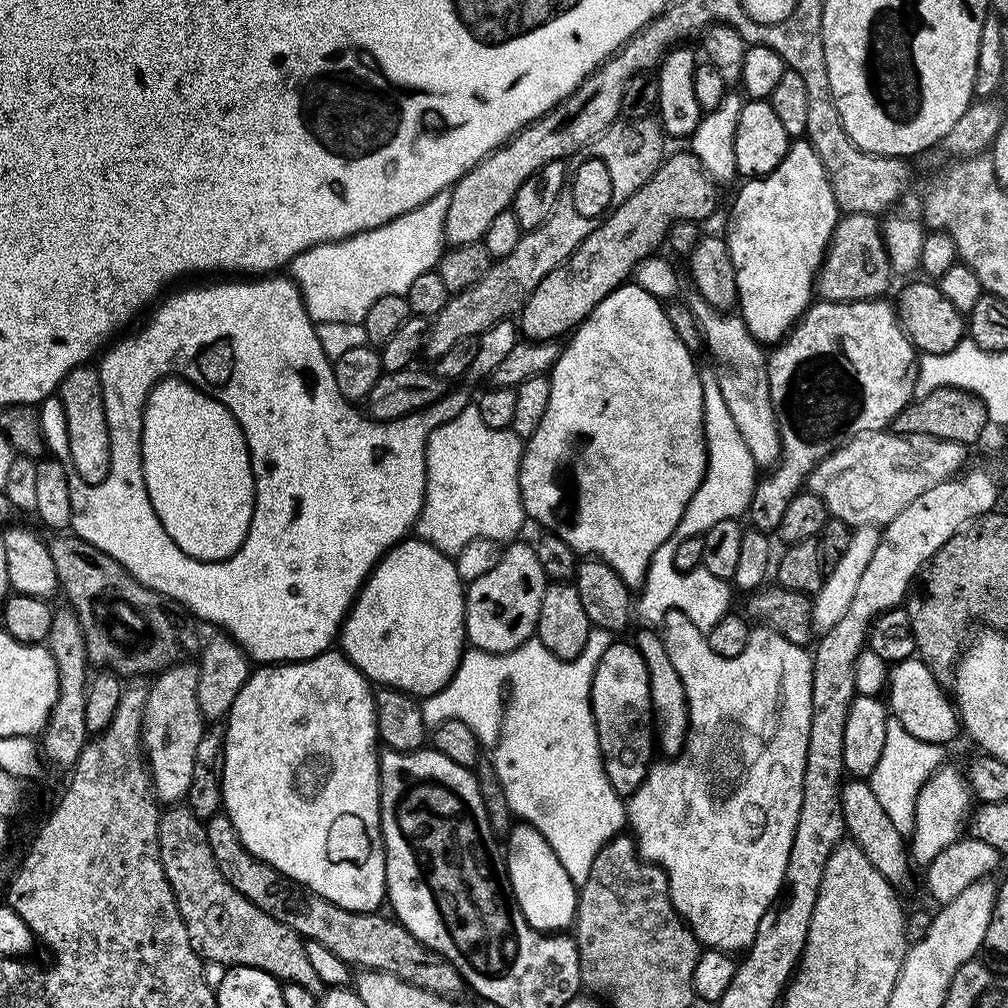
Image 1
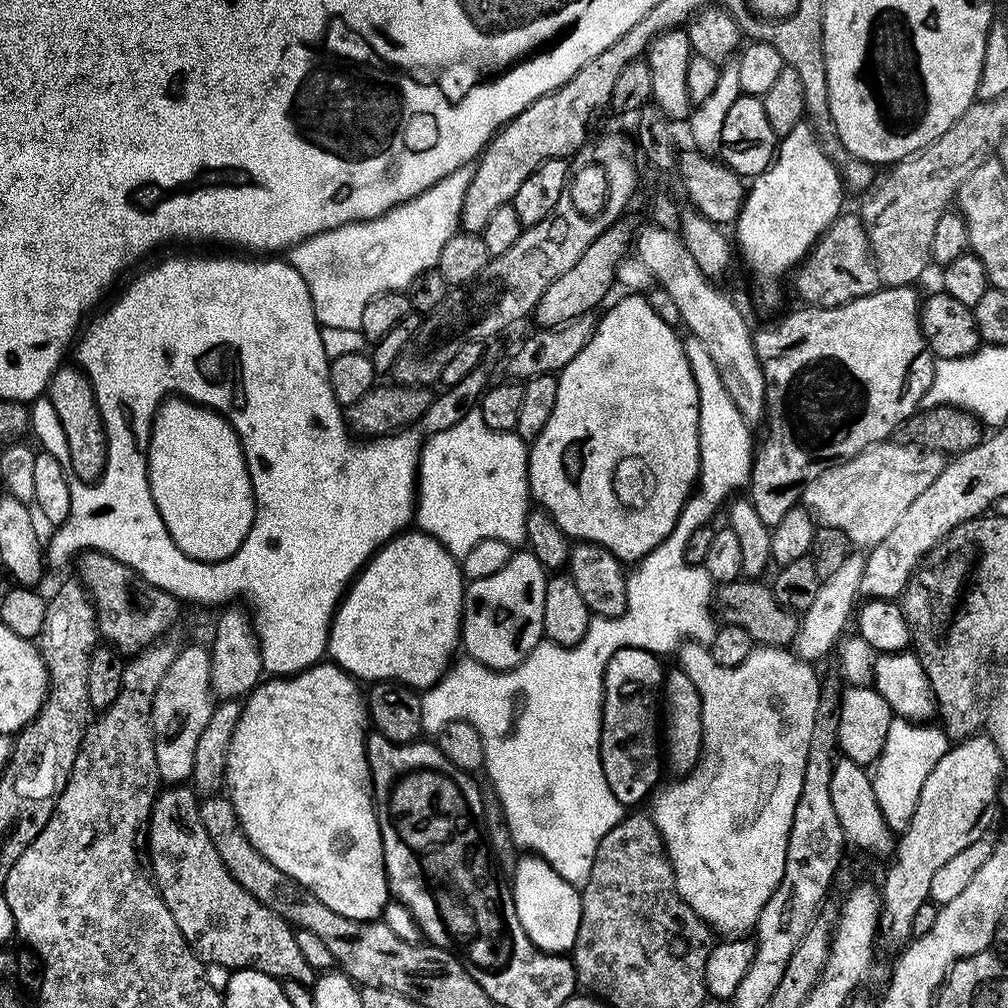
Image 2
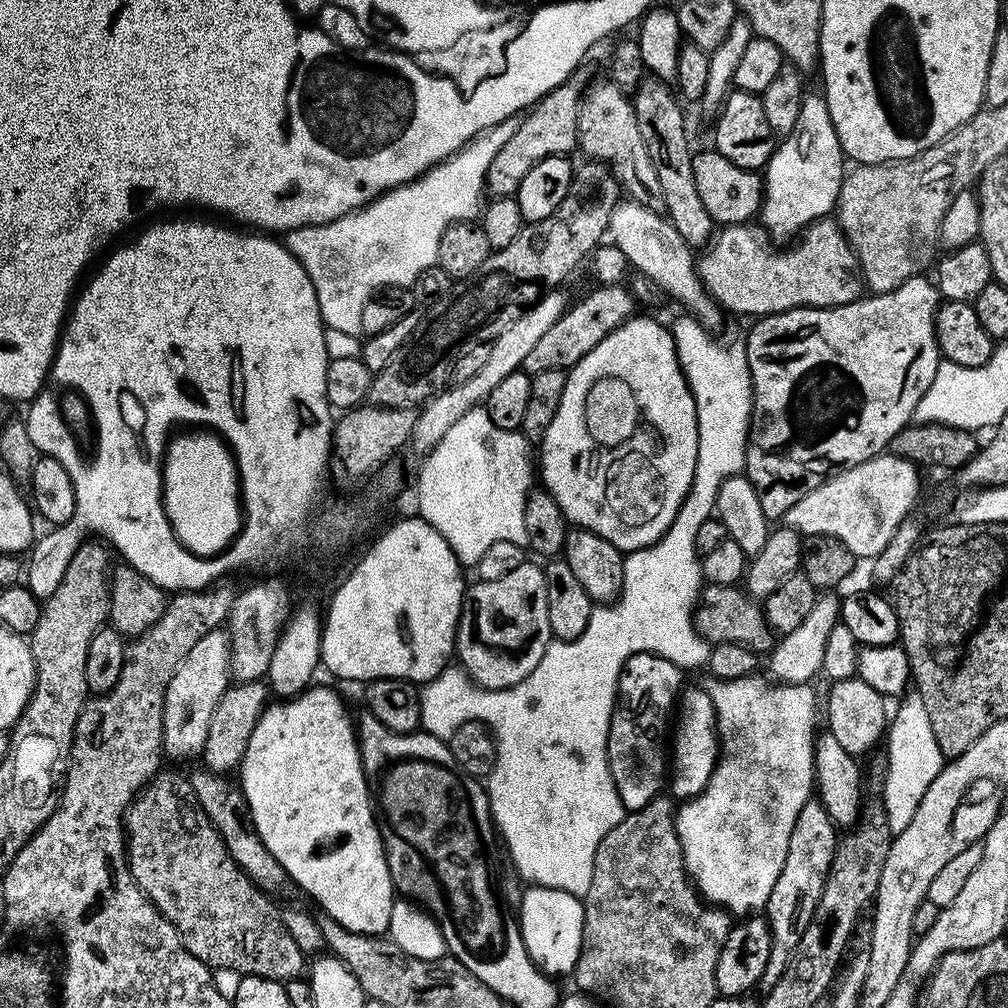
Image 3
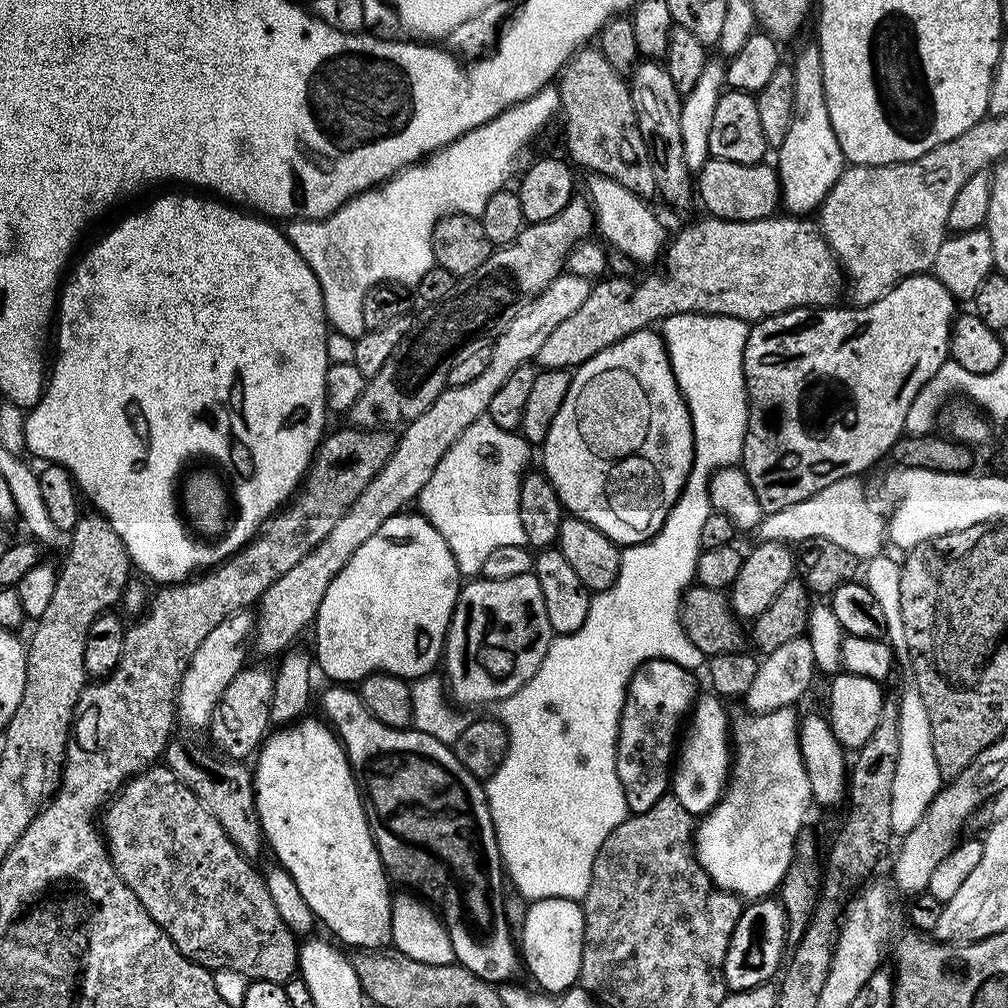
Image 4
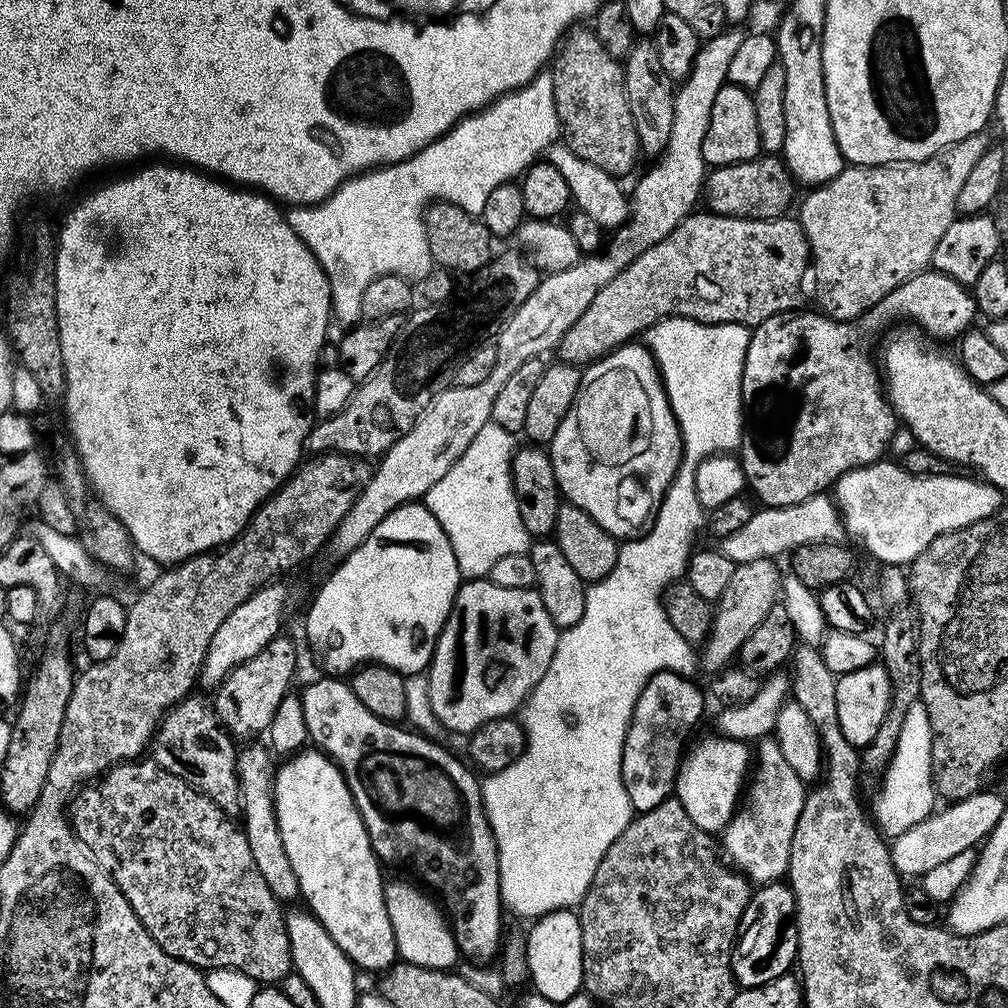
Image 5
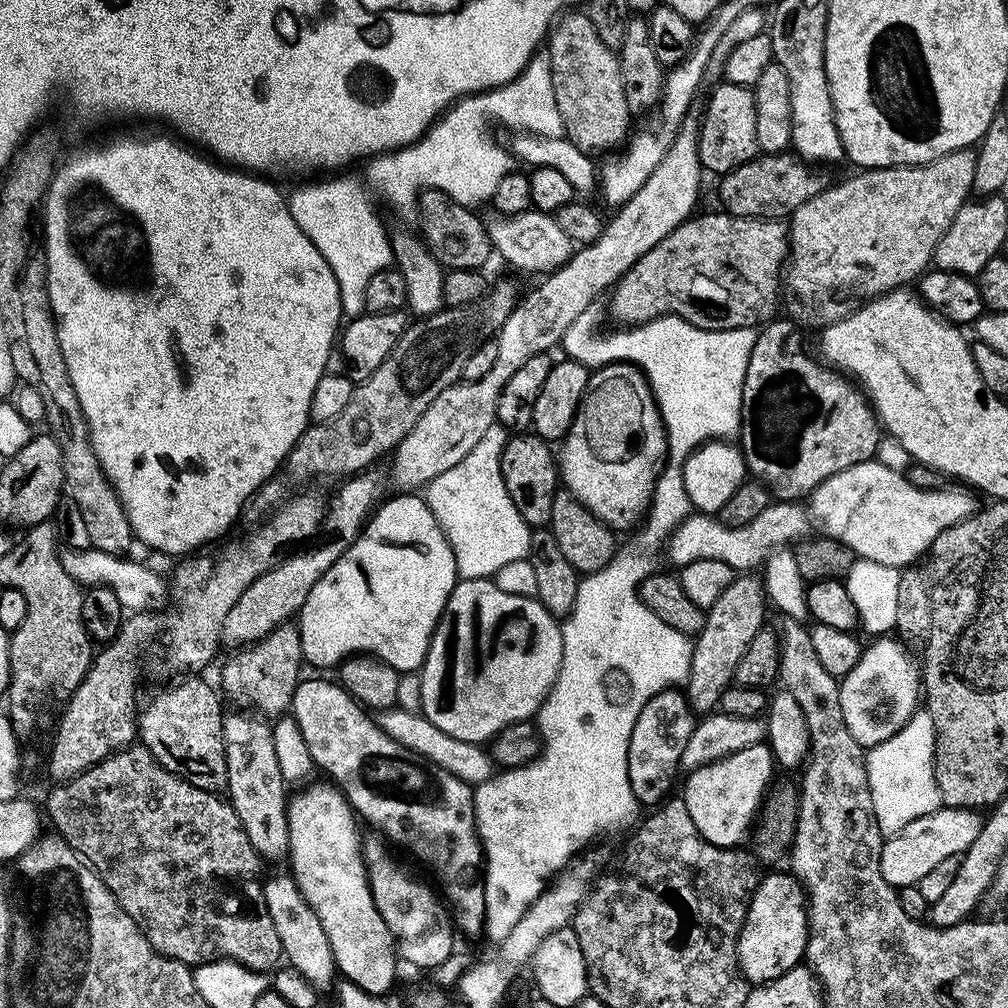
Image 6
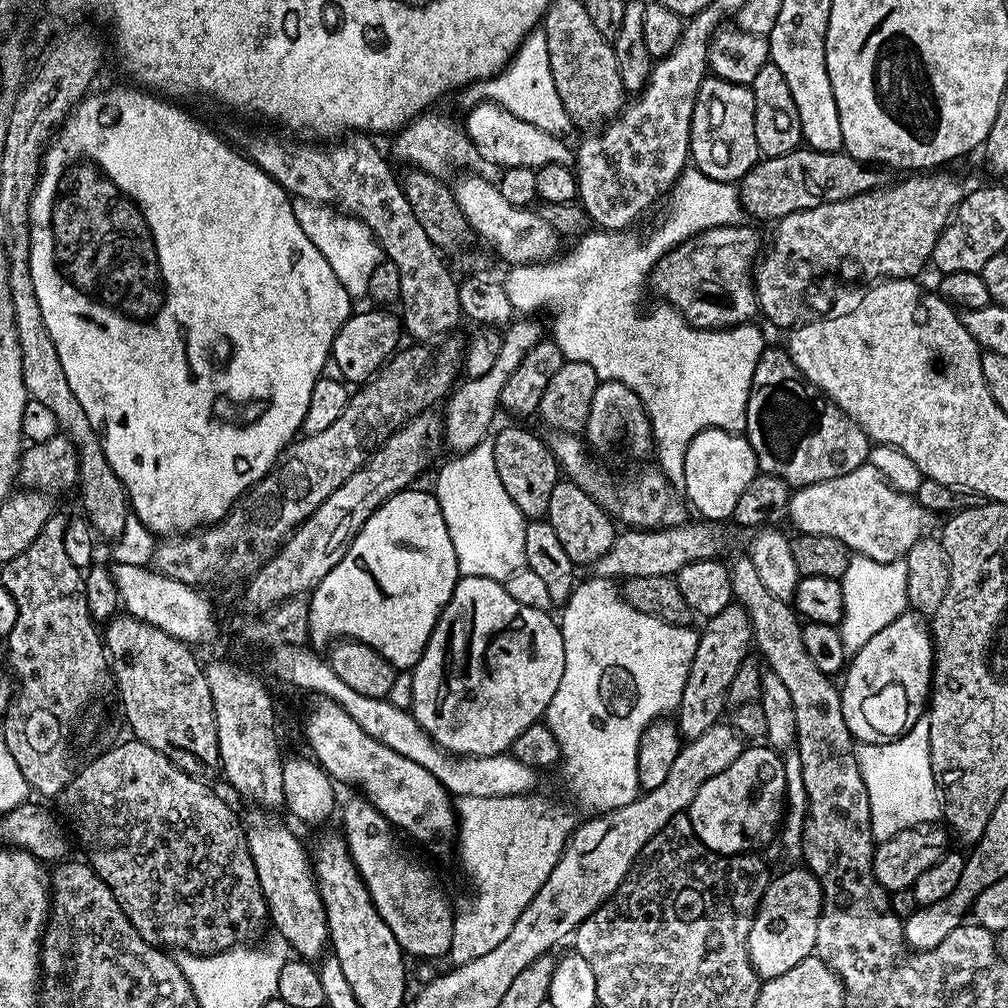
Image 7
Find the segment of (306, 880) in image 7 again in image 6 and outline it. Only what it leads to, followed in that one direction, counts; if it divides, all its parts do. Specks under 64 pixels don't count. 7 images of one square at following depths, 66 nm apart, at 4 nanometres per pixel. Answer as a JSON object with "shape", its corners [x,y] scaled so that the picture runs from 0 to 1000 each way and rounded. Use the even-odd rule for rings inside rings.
{"shape":[[[286,867],[270,870],[267,868],[262,874],[262,886],[268,911],[272,911],[272,923],[276,923],[276,931],[282,939],[285,955],[297,962],[315,982],[322,982],[321,980],[325,979],[328,981],[334,971],[335,961],[327,938],[327,931],[323,931],[323,923],[319,923],[315,907],[298,885],[293,872]]]}

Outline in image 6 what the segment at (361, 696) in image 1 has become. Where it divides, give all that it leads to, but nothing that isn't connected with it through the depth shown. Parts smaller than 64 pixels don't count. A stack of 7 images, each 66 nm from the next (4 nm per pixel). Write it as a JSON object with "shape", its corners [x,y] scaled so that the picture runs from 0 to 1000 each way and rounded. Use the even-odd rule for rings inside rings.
{"shape":[[[320,776],[311,786],[303,790],[290,790],[286,796],[286,822],[288,835],[286,849],[290,853],[289,868],[298,881],[298,885],[306,892],[306,897],[315,907],[319,915],[319,923],[323,923],[323,931],[327,931],[329,945],[333,951],[336,967],[340,971],[353,975],[359,982],[369,988],[384,989],[389,975],[393,972],[393,952],[395,945],[393,934],[389,932],[387,923],[375,905],[375,899],[369,890],[369,879],[365,874],[365,861],[361,857],[359,825],[353,822],[355,811],[349,805],[348,798],[341,792],[336,781]]]}

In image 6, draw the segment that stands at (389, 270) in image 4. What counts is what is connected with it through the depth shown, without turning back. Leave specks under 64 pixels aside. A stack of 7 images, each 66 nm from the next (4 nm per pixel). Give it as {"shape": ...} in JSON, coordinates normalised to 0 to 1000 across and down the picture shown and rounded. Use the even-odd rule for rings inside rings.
{"shape":[[[529,55],[516,73],[497,87],[485,87],[483,91],[453,99],[412,143],[372,156],[365,167],[370,185],[389,202],[412,203],[418,189],[426,187],[446,192],[455,202],[482,202],[487,199],[494,181],[510,167],[507,150],[484,132],[484,119],[497,119],[516,133],[542,137],[560,135],[543,55]],[[325,179],[322,183],[306,183],[303,187],[292,188],[290,191],[287,189],[284,197],[288,212],[292,220],[296,220],[300,232],[315,244],[315,252],[319,252],[327,268],[331,268],[337,299],[342,304],[360,303],[363,280],[391,258],[386,227],[381,227],[360,185],[353,179]]]}

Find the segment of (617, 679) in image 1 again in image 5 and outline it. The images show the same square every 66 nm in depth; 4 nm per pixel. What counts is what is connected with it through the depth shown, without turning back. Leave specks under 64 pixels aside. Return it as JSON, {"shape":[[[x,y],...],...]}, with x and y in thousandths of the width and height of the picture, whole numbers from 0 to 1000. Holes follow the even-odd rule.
{"shape":[[[654,667],[641,677],[637,688],[633,688],[633,696],[629,700],[629,708],[625,712],[625,720],[621,724],[621,736],[617,748],[617,780],[621,780],[621,788],[625,792],[628,803],[632,807],[649,804],[657,796],[668,789],[671,781],[671,765],[680,749],[679,737],[683,729],[690,722],[694,709],[698,706],[698,690],[688,676],[674,667]]]}

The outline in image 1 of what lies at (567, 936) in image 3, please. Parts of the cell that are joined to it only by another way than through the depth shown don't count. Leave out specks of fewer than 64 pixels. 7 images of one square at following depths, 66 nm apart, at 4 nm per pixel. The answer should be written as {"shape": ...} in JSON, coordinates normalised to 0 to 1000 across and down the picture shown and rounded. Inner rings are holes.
{"shape":[[[512,815],[502,833],[504,880],[522,915],[541,927],[556,927],[568,920],[571,911],[573,878],[562,867],[562,859],[554,855],[554,847],[546,843],[546,835],[534,827],[530,819]]]}

